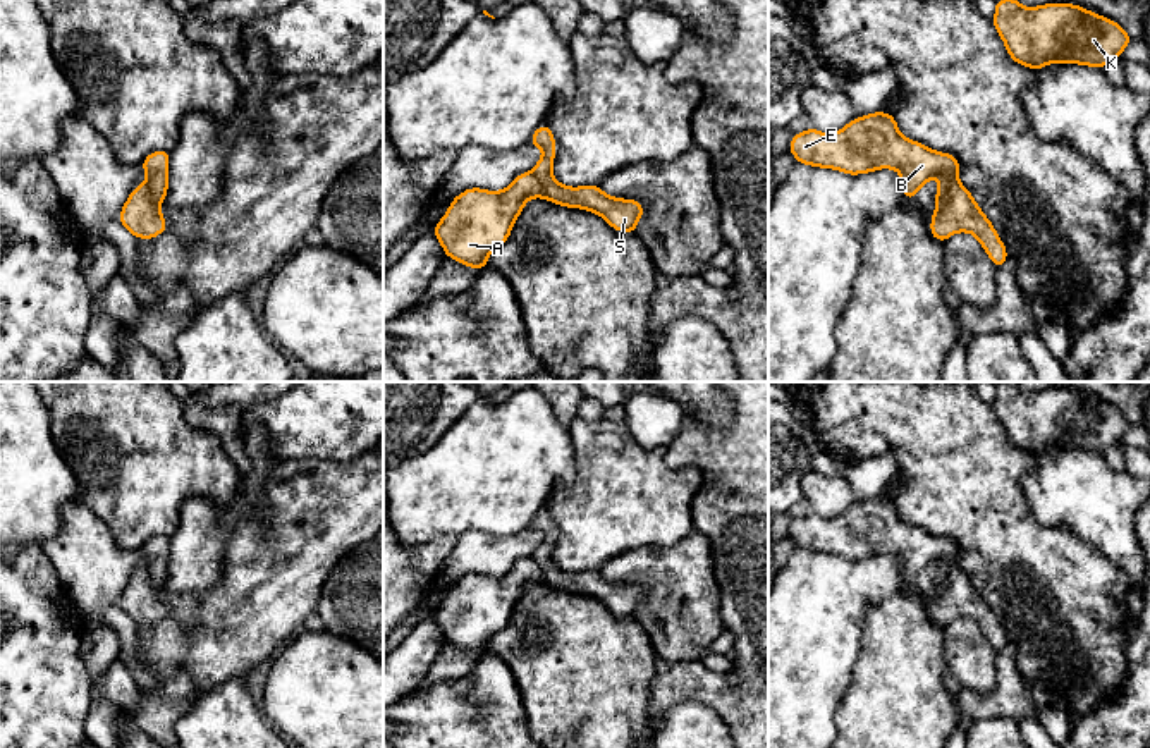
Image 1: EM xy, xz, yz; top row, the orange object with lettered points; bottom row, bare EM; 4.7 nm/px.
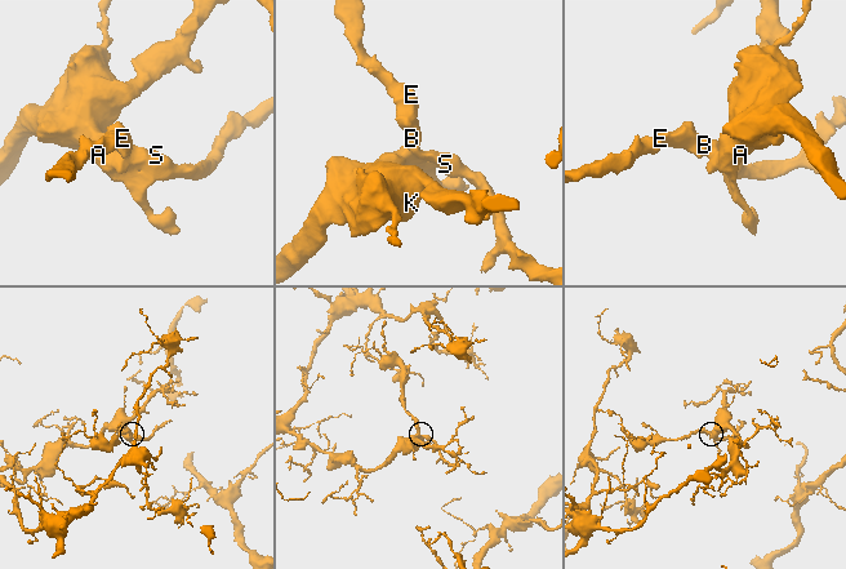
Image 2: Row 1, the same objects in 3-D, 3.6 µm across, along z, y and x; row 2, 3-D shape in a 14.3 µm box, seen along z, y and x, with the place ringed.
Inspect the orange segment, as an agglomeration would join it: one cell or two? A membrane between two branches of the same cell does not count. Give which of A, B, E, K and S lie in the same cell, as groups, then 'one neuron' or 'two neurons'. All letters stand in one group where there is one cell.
A K / B E S | two neurons

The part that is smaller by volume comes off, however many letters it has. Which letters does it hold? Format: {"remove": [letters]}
{"remove": ["B", "E", "S"]}

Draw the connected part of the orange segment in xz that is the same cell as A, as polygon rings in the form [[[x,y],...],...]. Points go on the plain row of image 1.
[[[533,557],[519,559],[509,573],[497,578],[469,573],[452,585],[447,598],[435,610],[433,621],[440,626],[447,643],[481,657],[490,638],[509,624],[516,604],[529,583],[543,583],[541,567]]]

